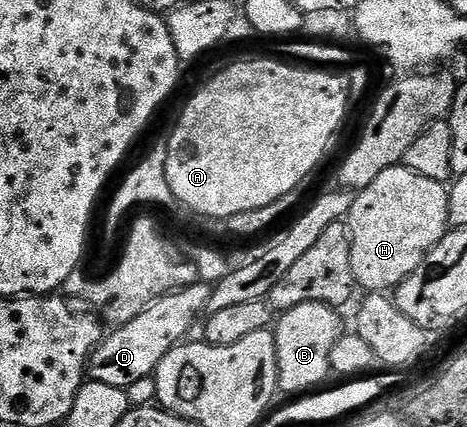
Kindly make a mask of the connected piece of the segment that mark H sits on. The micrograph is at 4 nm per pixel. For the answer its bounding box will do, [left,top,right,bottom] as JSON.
[346,166,449,294]

